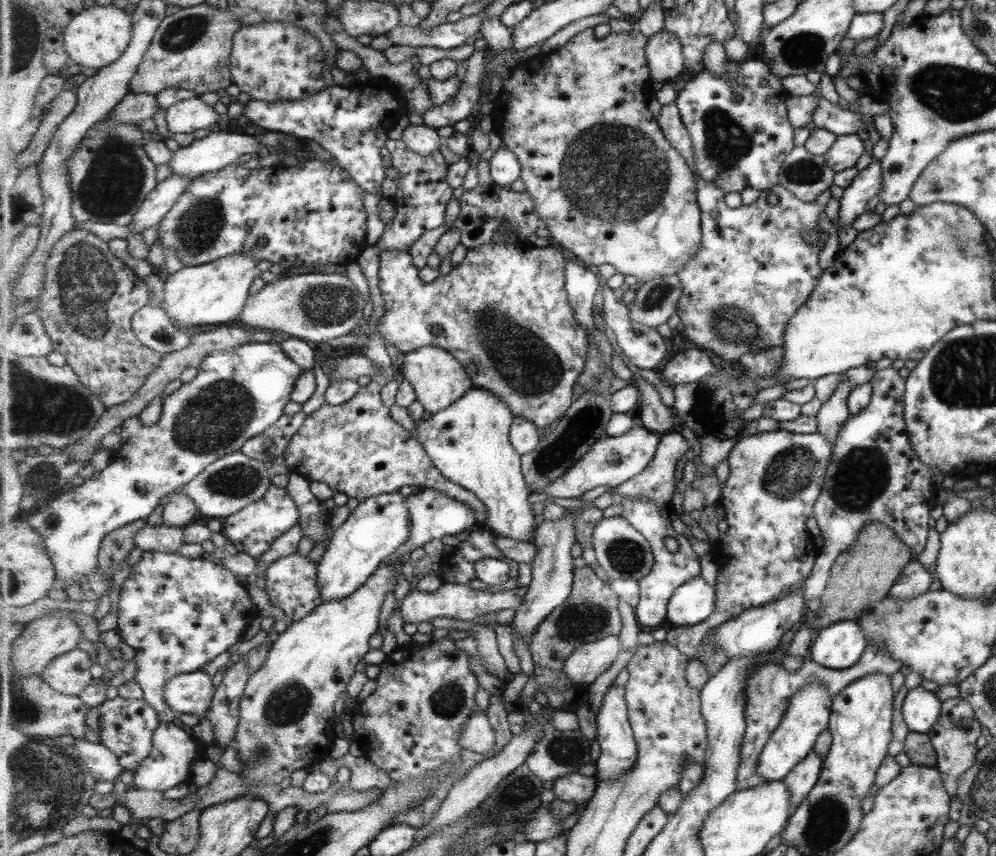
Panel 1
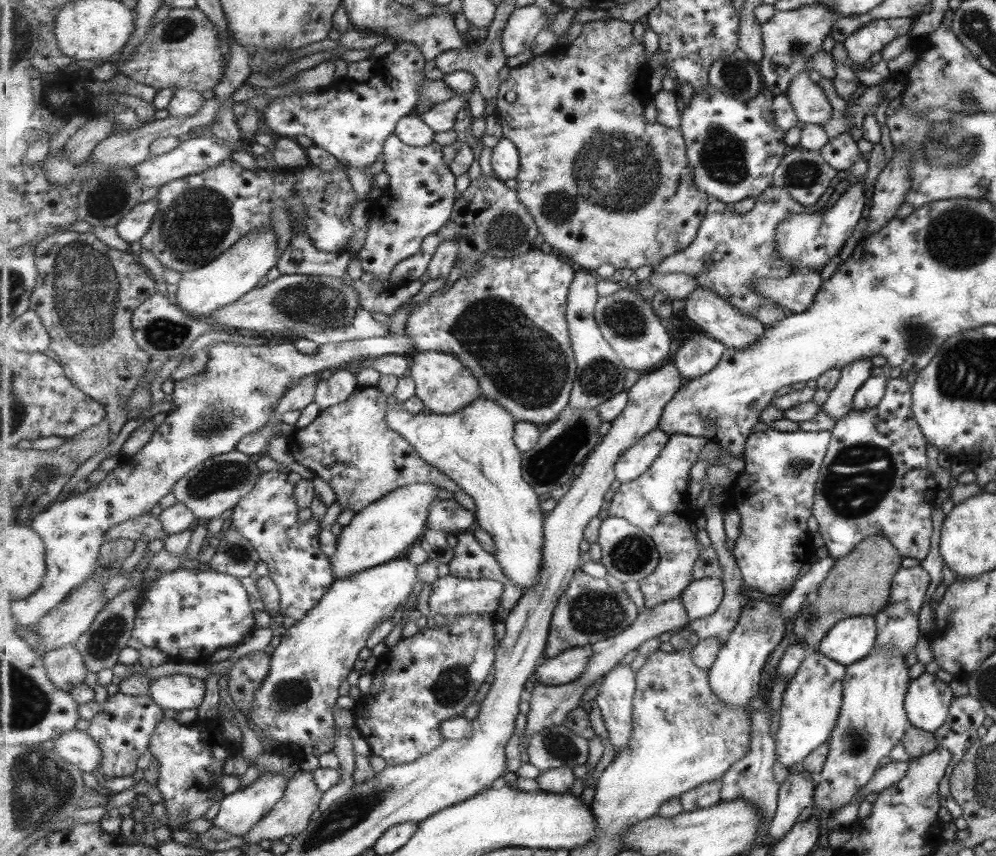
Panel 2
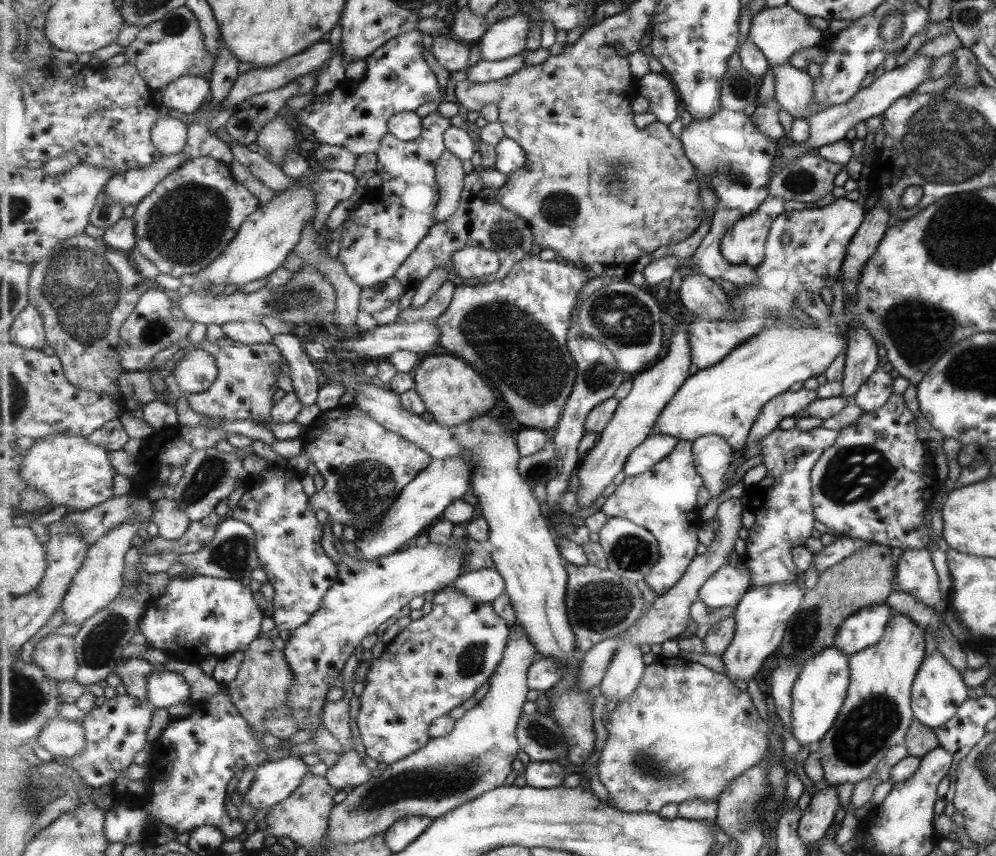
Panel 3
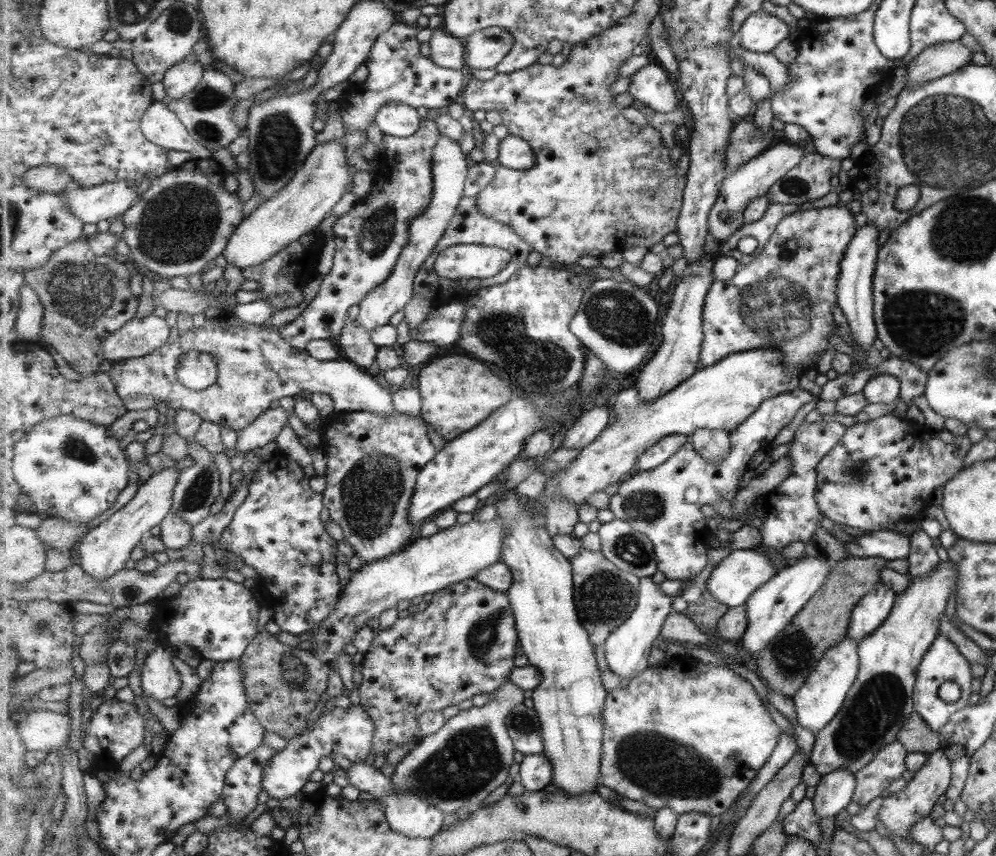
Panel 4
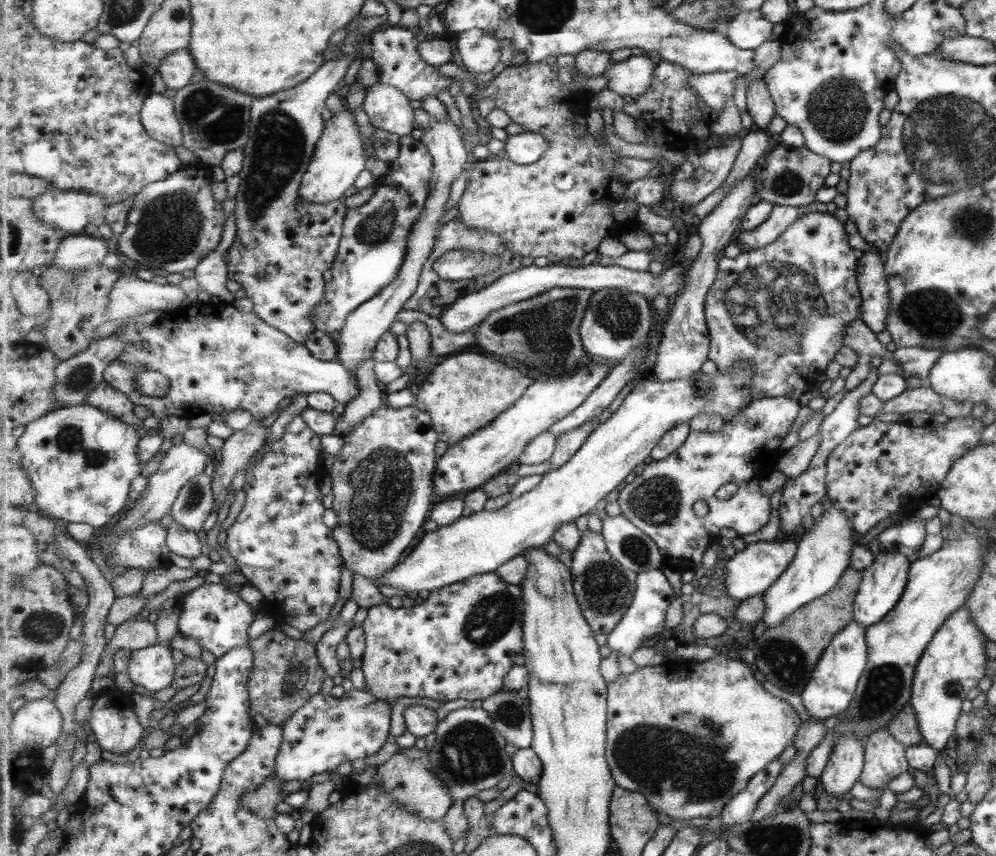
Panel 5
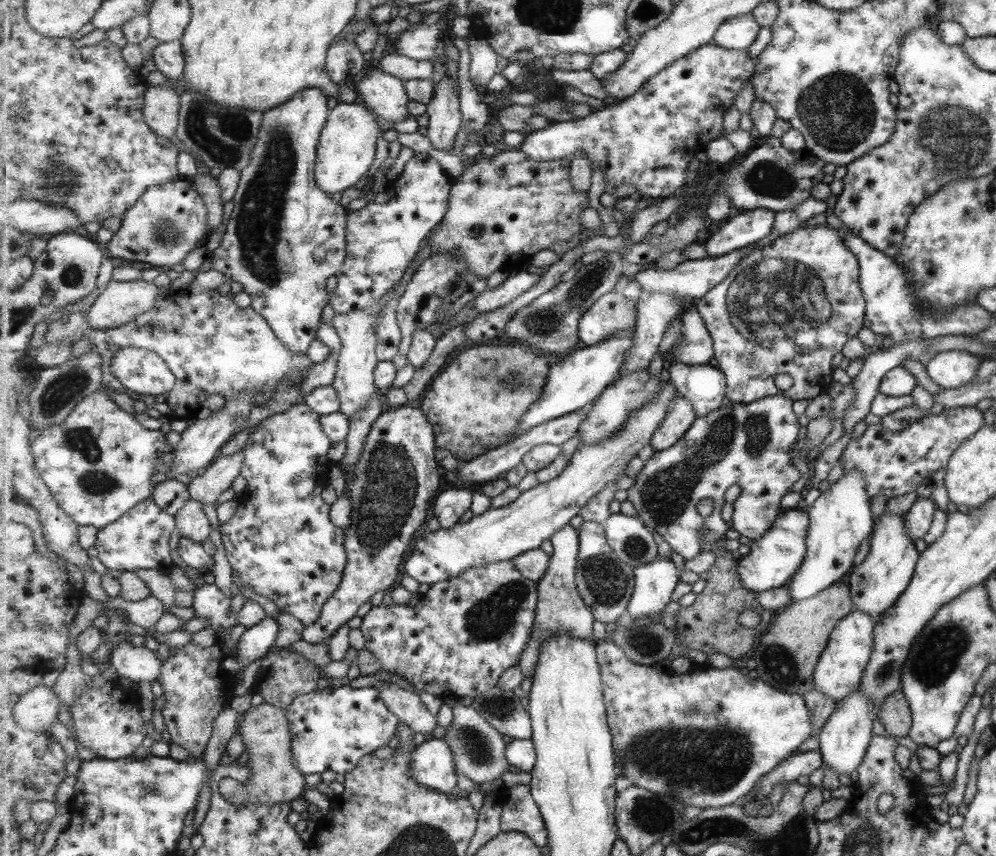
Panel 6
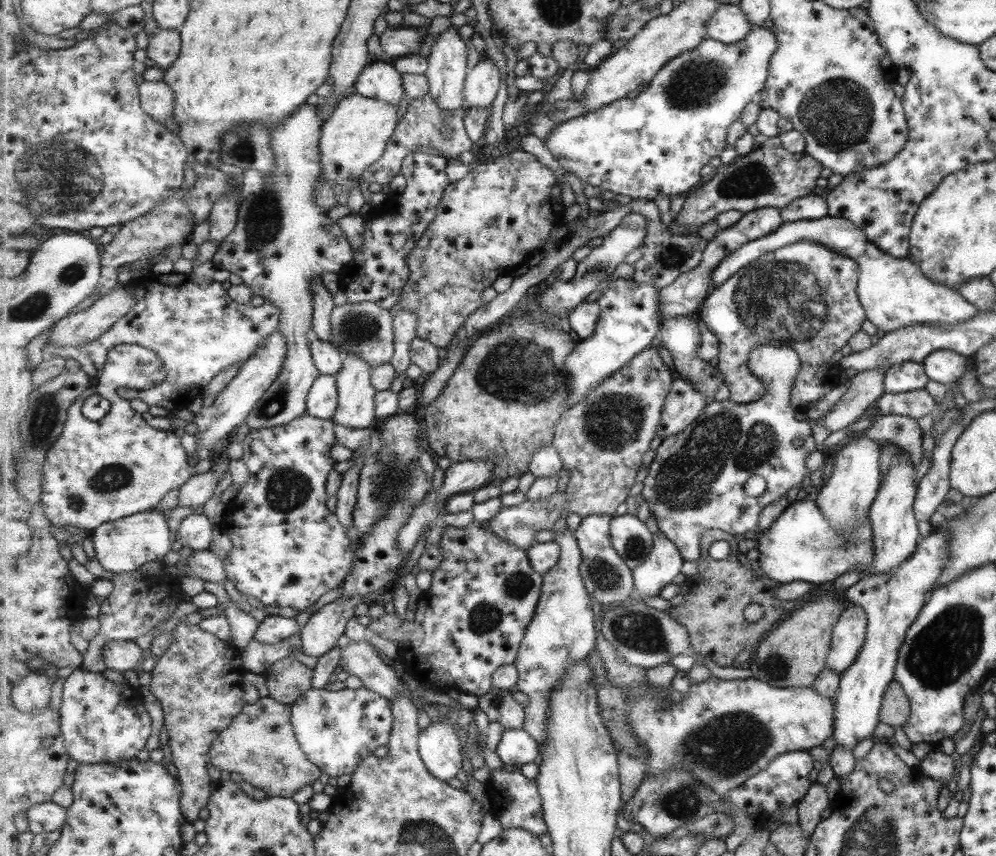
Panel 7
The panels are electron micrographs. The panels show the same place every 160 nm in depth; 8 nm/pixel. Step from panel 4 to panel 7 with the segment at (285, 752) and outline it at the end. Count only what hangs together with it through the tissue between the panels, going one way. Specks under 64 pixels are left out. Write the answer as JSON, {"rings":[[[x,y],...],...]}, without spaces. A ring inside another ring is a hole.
{"rings":[[[365,686],[355,690],[339,687],[337,691],[311,689],[292,704],[292,723],[301,748],[317,768],[333,778],[352,775],[379,745],[387,746],[394,719],[393,702]]]}

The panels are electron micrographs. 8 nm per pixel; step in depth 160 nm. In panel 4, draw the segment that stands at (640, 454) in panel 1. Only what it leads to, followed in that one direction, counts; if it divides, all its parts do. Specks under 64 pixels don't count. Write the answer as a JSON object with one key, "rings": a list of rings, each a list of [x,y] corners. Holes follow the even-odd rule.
{"rings":[[[683,434],[666,436],[640,456],[633,468],[634,472],[655,470],[671,459],[688,442],[689,436]]]}

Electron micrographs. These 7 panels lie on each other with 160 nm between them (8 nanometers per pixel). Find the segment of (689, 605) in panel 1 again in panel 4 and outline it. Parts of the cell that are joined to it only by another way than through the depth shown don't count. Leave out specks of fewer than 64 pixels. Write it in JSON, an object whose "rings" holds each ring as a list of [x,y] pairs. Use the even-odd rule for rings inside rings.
{"rings":[[[753,549],[733,550],[714,567],[706,581],[706,588],[721,604],[730,608],[738,608],[747,604],[750,596],[779,572],[772,563],[773,561],[762,552],[760,554]]]}

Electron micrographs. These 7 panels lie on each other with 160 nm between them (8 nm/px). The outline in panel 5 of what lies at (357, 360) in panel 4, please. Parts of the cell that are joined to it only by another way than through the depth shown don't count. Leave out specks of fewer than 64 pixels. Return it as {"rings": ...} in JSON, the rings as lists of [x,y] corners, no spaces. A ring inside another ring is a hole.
{"rings":[[[374,357],[360,362],[356,375],[362,388],[361,394],[346,406],[341,421],[336,424],[335,435],[343,436],[348,433],[356,424],[362,423],[377,408],[385,404],[386,394],[376,375],[375,365]]]}

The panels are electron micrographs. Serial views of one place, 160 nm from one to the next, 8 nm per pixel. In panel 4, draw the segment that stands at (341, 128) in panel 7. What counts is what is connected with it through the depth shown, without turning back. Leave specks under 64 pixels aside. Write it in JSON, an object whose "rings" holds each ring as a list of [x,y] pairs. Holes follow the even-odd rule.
{"rings":[[[343,140],[331,141],[318,145],[311,151],[303,167],[296,172],[291,183],[283,191],[275,195],[273,200],[261,203],[243,222],[237,227],[229,241],[227,248],[223,251],[221,262],[227,262],[238,267],[242,272],[253,266],[263,264],[274,258],[290,244],[301,240],[308,232],[316,228],[328,218],[333,206],[341,200],[341,196],[347,192],[348,184],[353,181],[353,173],[348,171],[347,154]]]}

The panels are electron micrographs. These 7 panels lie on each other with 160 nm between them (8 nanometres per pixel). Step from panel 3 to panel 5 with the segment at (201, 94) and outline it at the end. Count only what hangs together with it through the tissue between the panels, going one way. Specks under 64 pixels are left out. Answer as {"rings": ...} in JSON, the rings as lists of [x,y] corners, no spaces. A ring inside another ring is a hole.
{"rings":[[[180,48],[177,52],[172,52],[171,56],[163,59],[159,74],[167,84],[168,93],[174,94],[178,90],[192,86],[191,80],[197,69],[192,52],[188,48]]]}

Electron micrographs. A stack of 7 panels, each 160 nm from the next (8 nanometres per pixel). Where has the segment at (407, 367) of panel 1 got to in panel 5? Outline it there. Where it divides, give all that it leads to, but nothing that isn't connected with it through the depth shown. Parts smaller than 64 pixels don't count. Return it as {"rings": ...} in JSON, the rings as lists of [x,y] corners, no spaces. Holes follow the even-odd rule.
{"rings":[[[459,352],[458,354],[446,356],[432,368],[416,394],[415,405],[432,416],[440,440],[449,446],[456,445],[473,433],[487,427],[487,424],[490,425],[499,414],[512,407],[533,383],[531,378],[523,376],[519,370],[486,358],[483,353]]]}

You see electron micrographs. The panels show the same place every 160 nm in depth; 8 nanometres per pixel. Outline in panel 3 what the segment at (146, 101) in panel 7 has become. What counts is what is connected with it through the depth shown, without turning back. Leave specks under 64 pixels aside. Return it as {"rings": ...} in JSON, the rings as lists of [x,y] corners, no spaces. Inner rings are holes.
{"rings":[[[163,111],[159,122],[153,126],[152,142],[164,155],[179,154],[187,146],[187,127],[187,123]]]}

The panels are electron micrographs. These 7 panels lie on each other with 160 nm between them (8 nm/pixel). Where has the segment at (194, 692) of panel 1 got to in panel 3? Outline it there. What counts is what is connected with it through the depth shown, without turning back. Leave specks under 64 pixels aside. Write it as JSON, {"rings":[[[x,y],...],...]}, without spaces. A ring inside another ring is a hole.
{"rings":[[[156,667],[149,677],[148,700],[158,708],[171,708],[175,704],[190,702],[193,696],[192,683],[184,675],[172,669]]]}

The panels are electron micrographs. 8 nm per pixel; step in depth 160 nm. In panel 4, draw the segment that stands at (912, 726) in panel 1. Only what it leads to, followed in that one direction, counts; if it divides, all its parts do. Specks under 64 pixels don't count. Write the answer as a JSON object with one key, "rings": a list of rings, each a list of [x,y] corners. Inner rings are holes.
{"rings":[[[937,634],[931,646],[925,651],[920,660],[920,666],[916,672],[915,689],[912,691],[912,704],[915,706],[916,713],[925,721],[925,724],[937,734],[939,730],[948,722],[953,712],[967,707],[967,698],[971,693],[970,685],[972,676],[970,673],[968,659],[956,648],[956,645],[948,640],[947,636]],[[950,680],[961,690],[961,696],[957,702],[943,702],[939,700],[937,691],[943,682]]]}

